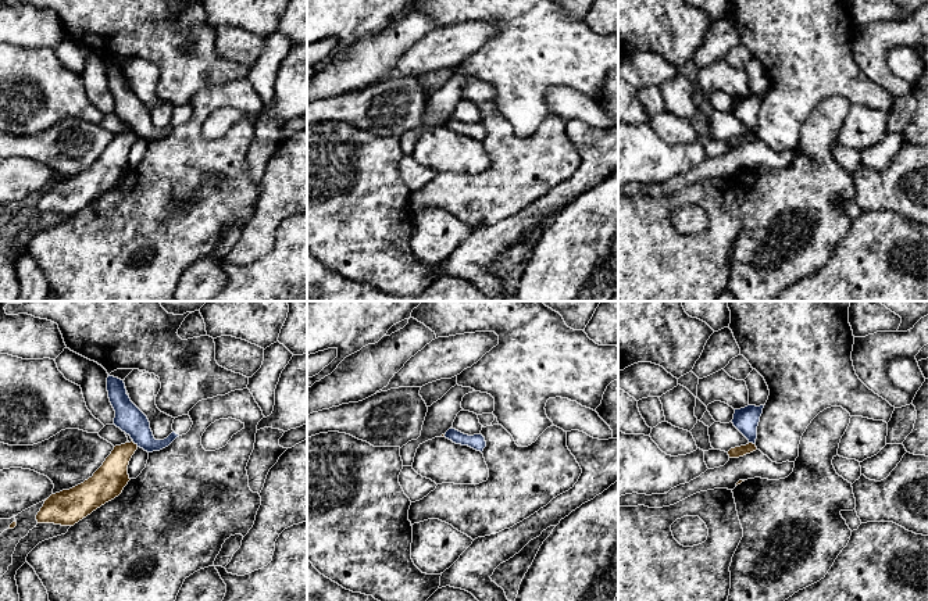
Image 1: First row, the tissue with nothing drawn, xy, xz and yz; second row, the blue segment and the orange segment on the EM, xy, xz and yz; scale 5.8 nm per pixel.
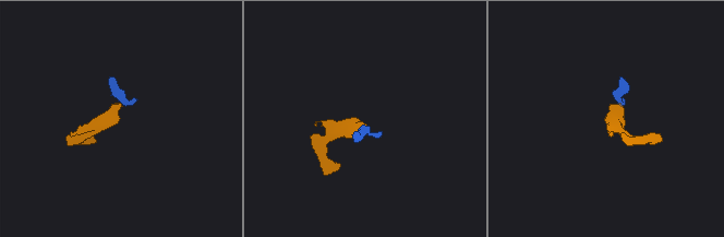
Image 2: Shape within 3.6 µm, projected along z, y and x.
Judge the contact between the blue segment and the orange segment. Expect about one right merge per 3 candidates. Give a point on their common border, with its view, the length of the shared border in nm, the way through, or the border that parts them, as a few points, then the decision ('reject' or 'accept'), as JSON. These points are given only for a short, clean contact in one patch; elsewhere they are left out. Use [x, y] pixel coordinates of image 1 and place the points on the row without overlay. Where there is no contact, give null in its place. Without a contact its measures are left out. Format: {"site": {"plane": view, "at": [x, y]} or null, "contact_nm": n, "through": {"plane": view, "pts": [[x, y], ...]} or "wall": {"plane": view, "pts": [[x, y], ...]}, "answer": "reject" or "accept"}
{"site": {"plane": "xy", "at": [135, 132]}, "contact_nm": 50, "wall": {"plane": "xy", "pts": [[132, 131], [138, 135]]}, "answer": "reject"}

